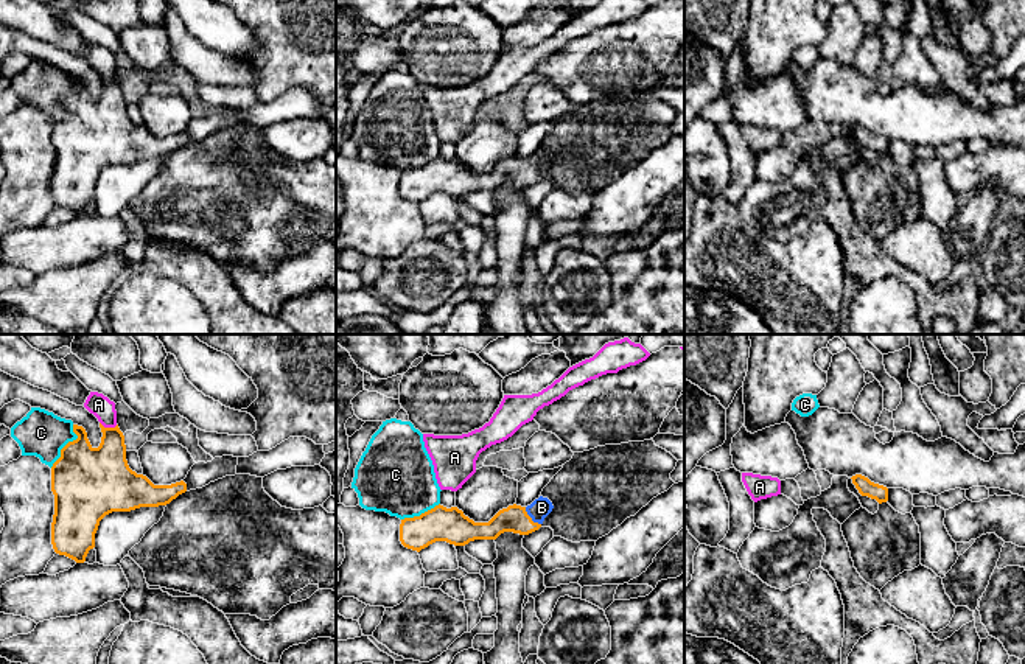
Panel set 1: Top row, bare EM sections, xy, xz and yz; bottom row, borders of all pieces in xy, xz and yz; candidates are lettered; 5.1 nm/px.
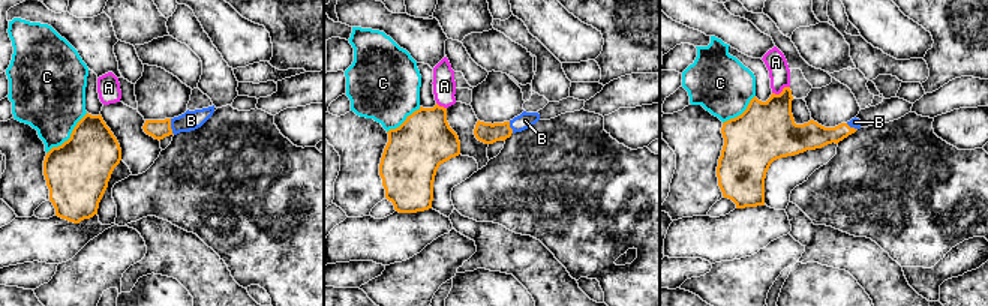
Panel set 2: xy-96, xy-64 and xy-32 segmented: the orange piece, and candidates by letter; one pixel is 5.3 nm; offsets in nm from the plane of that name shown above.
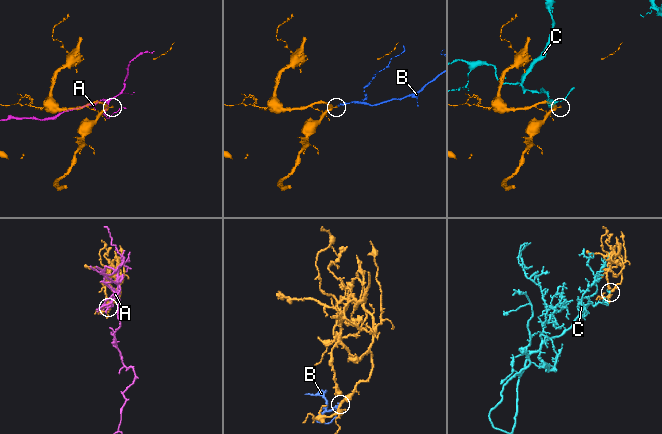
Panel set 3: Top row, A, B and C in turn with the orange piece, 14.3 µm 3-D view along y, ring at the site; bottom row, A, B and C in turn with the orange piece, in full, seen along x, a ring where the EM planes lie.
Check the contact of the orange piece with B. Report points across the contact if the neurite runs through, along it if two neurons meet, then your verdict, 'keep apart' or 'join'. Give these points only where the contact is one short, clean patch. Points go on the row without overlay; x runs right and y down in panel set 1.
runs through xz (514, 170), (531, 170), (542, 159); join

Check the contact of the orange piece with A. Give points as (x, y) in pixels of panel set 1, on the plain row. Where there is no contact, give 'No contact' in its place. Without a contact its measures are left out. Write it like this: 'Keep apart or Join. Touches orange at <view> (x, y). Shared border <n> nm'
Keep apart. Touches orange at xy (109, 80). Shared border 100 nm

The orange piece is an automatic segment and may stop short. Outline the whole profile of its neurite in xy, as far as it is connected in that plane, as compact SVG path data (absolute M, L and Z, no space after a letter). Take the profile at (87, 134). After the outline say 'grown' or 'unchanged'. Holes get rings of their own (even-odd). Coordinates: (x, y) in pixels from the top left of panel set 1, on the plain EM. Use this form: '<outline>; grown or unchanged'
M100 75L100 79L101 95L93 100L86 81L73 76L78 90L61 101L61 109L51 118L51 196L56 205L76 215L84 215L95 199L95 185L106 166L166 157L187 143L184 132L154 137L146 128L132 123L118 76L104 79Z; unchanged

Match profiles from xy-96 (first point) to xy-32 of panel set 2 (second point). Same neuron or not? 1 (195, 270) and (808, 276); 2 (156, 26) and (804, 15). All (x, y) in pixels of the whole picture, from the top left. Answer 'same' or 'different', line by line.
1: different
2: same

